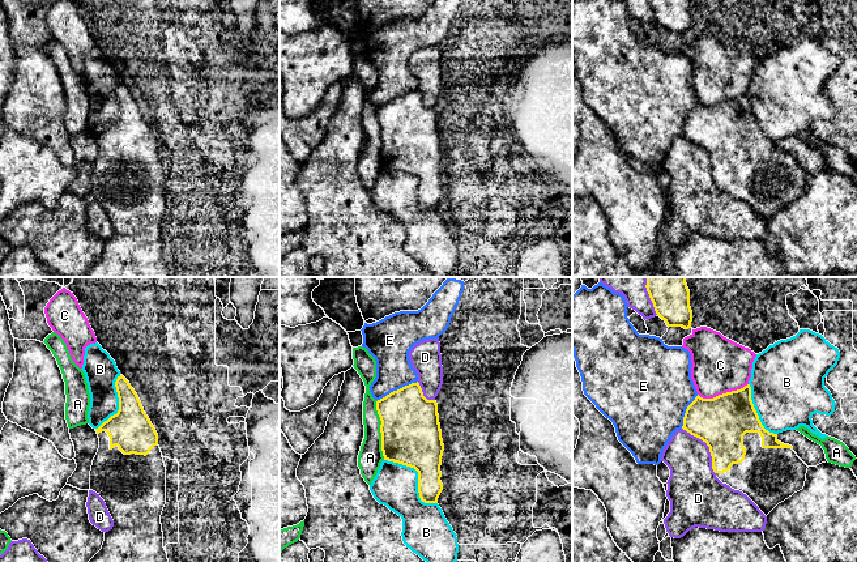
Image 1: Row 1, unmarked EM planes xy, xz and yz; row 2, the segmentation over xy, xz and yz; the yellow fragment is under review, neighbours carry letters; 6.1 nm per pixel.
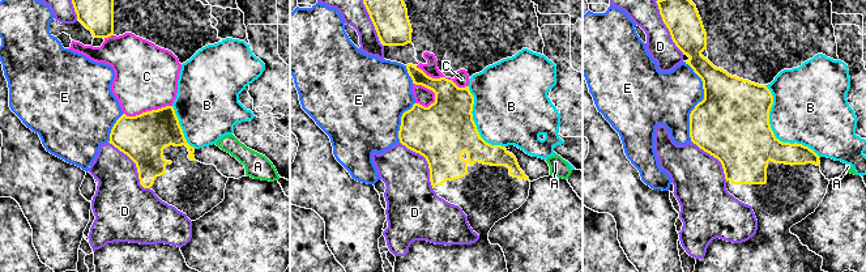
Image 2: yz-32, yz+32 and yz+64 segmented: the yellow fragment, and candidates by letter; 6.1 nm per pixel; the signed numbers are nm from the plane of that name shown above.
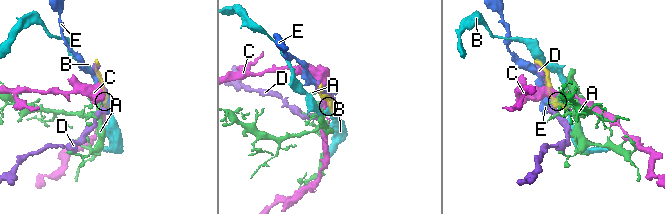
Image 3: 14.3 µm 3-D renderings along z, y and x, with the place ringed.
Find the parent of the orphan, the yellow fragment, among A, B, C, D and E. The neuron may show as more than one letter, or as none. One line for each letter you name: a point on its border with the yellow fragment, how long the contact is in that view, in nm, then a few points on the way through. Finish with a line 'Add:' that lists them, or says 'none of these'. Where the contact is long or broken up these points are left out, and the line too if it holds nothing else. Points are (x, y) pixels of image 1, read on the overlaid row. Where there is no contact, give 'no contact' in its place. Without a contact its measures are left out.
Add: none of these

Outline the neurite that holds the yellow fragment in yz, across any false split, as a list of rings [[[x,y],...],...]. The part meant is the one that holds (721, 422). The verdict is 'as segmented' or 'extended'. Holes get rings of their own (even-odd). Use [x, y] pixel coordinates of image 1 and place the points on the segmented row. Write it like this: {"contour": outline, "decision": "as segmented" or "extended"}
{"contour": [[[750,384],[713,399],[703,399],[698,395],[686,409],[682,429],[707,443],[716,477],[732,489],[746,494],[766,516],[805,486],[809,467],[797,456],[792,446],[779,442],[777,434],[764,429],[751,400]]], "decision": "extended"}

